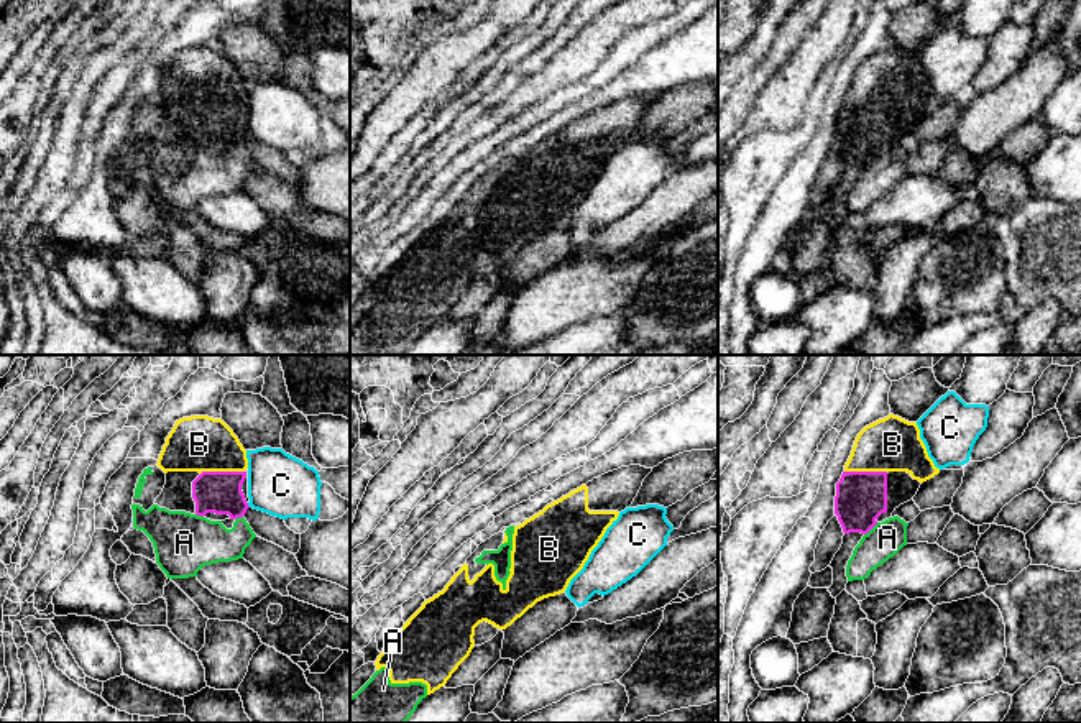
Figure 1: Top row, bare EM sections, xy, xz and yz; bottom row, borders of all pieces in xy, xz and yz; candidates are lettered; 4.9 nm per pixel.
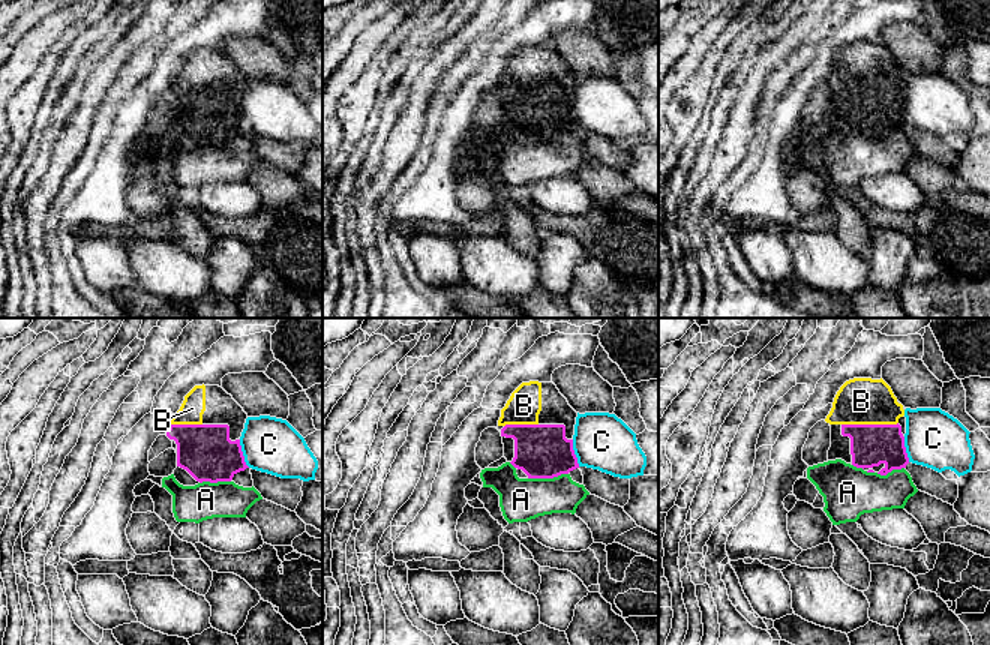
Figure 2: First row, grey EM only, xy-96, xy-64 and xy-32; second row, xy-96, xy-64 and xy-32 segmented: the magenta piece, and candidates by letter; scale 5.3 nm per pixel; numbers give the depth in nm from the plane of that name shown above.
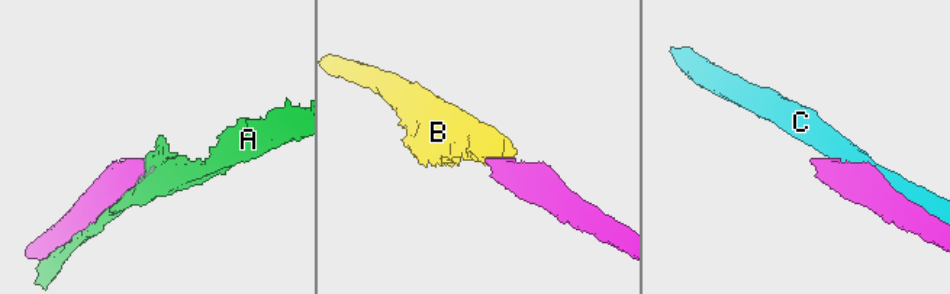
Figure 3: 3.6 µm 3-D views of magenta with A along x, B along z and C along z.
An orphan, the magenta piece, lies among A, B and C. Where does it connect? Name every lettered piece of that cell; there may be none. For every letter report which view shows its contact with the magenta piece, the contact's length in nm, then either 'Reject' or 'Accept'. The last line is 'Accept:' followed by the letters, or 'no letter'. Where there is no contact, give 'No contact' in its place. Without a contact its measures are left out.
A: Touches magenta in yz. Shared border 90 nm. Reject
B: Touches magenta in xy. Shared border 220 nm. Accept
C: Touches magenta in xy. Shared border 30 nm. Reject
Accept: B

